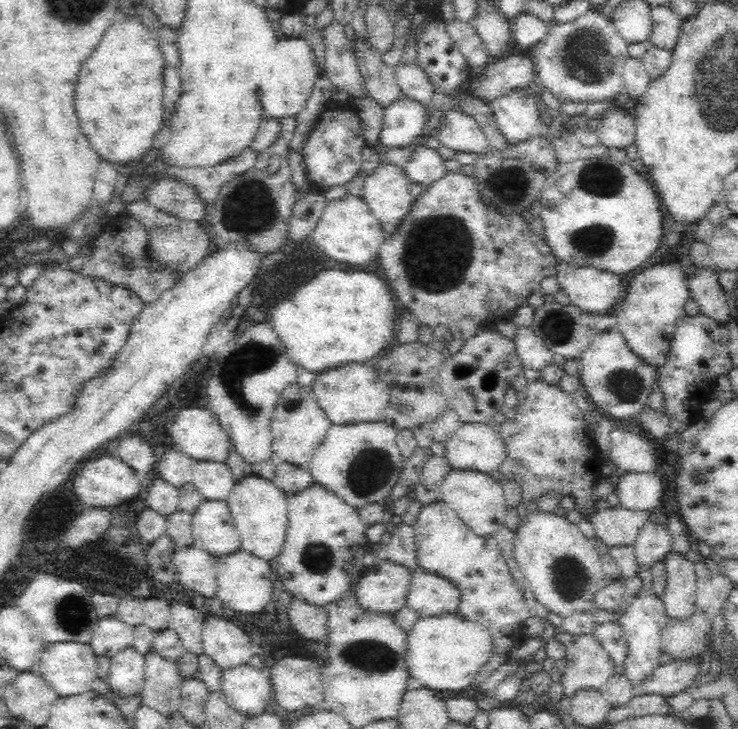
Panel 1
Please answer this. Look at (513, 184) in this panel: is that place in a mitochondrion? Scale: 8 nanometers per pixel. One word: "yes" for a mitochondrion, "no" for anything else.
yes

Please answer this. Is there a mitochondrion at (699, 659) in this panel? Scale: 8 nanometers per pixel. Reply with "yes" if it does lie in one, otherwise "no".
no

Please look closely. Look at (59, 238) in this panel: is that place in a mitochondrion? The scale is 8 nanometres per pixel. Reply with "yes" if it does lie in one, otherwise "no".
no

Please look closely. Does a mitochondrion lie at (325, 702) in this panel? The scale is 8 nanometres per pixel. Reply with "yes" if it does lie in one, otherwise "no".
no

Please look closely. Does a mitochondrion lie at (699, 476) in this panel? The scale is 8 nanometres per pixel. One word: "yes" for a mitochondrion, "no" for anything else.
yes

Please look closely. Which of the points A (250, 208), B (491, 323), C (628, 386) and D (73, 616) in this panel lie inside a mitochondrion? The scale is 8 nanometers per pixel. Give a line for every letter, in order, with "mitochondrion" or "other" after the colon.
A: mitochondrion
B: other
C: mitochondrion
D: mitochondrion

